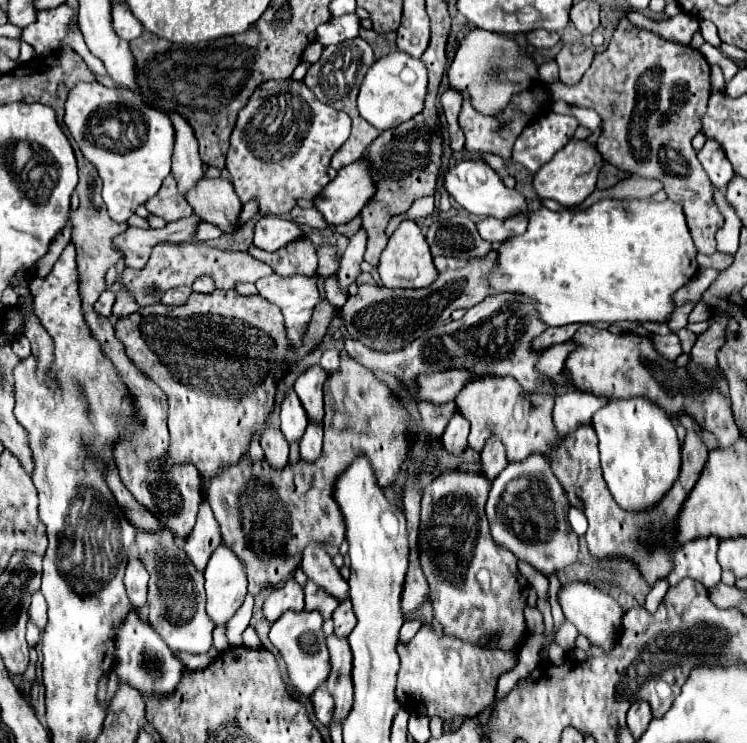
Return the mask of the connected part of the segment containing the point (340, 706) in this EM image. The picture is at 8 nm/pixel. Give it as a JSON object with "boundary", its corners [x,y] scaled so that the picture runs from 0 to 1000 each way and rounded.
{"boundary":[[[439,856],[439,875],[442,875],[442,910],[436,915],[439,931],[444,934],[450,953],[447,966],[450,972],[461,972],[461,966],[471,956],[474,945],[474,921],[471,921],[471,878],[463,859]]]}

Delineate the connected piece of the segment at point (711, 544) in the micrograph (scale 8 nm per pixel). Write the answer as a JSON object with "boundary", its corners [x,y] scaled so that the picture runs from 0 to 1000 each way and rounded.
{"boundary":[[[945,721],[913,732],[913,738],[908,738],[902,746],[902,764],[894,773],[897,789],[921,775],[937,786],[945,786],[945,791],[956,791],[967,773],[967,764],[959,754],[961,729],[964,727],[959,721]]]}

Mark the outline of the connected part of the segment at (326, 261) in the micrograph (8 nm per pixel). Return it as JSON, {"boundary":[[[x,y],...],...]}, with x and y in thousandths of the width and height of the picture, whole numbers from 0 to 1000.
{"boundary":[[[439,328],[426,332],[423,342],[426,345],[426,370],[439,373],[451,367],[454,362],[452,338],[447,331]]]}

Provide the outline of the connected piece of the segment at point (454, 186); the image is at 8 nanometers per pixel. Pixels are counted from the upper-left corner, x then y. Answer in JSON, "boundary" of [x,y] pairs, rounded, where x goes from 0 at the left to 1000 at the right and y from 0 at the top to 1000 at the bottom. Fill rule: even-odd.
{"boundary":[[[643,213],[640,215],[621,215],[621,218],[613,218],[610,223],[602,223],[594,250],[597,250],[600,261],[618,280],[624,280],[629,288],[637,288],[643,293],[661,291],[661,293],[677,296],[688,288],[707,288],[707,269],[696,258],[677,253],[675,245],[669,242],[669,237],[653,221],[648,221]]]}

